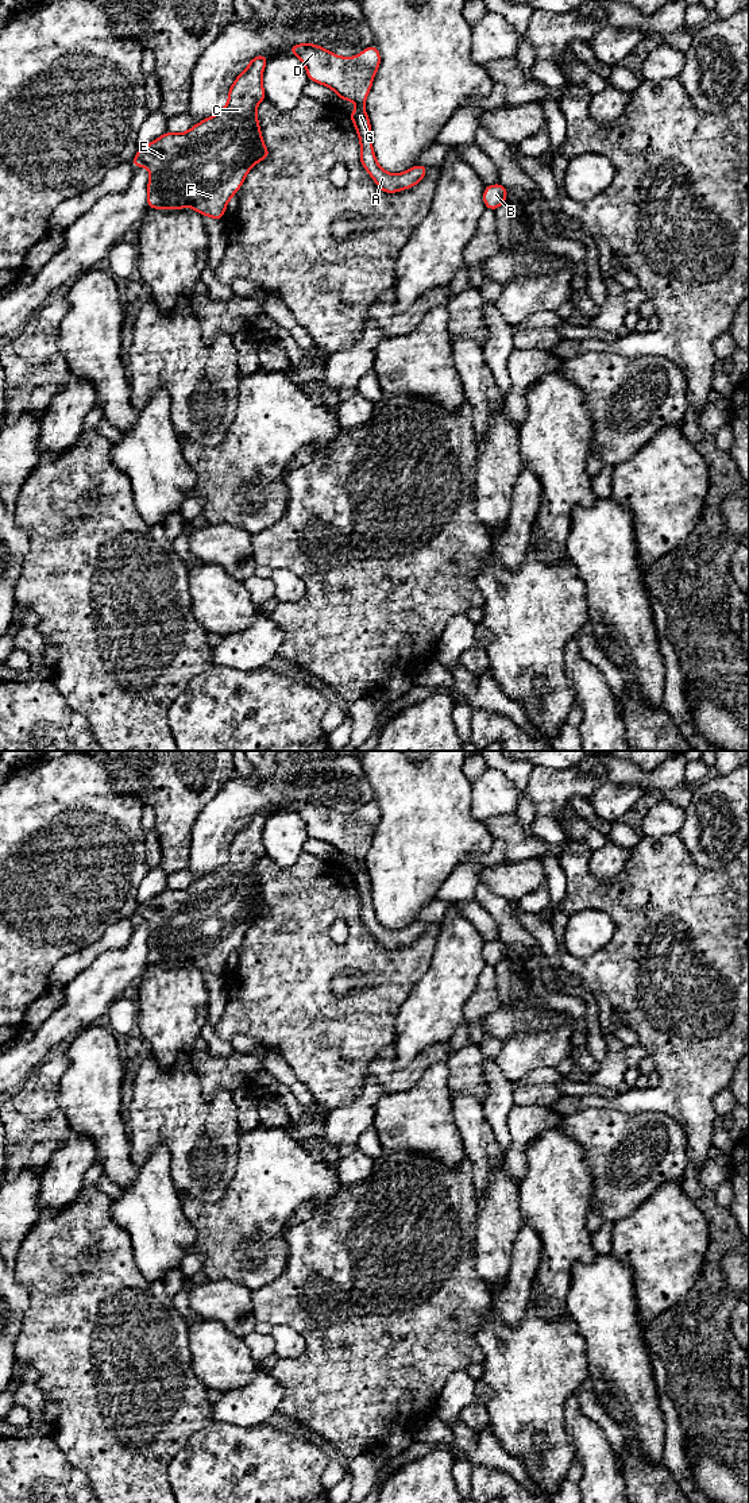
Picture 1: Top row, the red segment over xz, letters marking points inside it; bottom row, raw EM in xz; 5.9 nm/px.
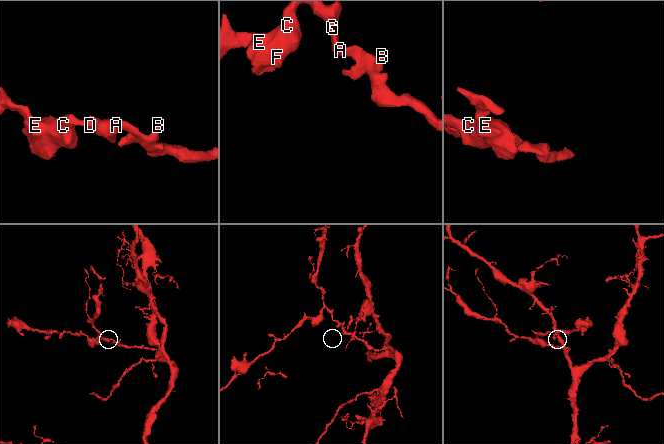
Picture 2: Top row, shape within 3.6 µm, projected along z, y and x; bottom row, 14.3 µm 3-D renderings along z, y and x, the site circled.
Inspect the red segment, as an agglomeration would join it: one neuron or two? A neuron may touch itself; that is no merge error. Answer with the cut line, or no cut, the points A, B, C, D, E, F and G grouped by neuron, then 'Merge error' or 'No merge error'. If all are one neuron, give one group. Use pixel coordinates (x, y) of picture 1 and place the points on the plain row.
No split. Groups: A B C D E F G. No merge error

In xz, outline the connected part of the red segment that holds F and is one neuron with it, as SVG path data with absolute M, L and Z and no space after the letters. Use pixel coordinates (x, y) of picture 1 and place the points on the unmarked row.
M260 810L250 817L242 830L238 830L228 847L228 860L219 870L197 879L184 890L166 887L139 905L131 920L134 924L146 922L150 926L147 964L190 963L200 971L223 975L229 955L243 941L246 930L256 918L270 912L256 874L256 863L266 855L262 843L266 817L267 812Z

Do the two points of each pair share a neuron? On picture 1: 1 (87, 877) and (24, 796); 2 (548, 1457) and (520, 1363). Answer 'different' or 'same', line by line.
1: same
2: same

